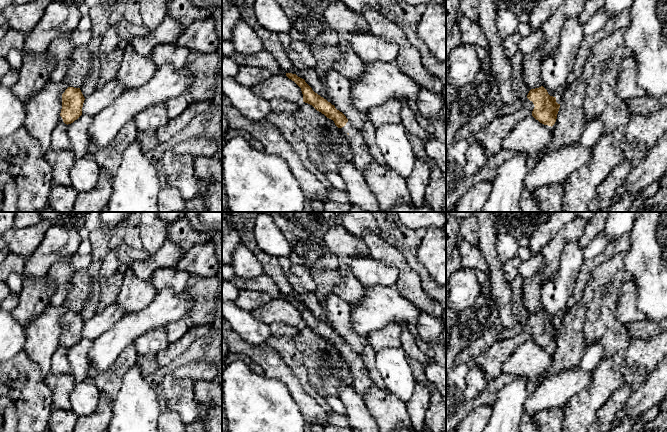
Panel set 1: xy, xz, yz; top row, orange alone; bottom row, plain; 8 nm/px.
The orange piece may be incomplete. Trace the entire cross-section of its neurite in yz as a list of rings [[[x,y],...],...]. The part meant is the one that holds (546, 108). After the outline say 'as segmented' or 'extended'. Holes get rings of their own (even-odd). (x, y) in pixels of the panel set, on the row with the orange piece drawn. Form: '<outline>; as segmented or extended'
[[[541,86],[529,91],[523,107],[531,111],[532,116],[540,123],[552,127],[556,122],[560,104],[556,102],[556,97],[550,96]]]; extended

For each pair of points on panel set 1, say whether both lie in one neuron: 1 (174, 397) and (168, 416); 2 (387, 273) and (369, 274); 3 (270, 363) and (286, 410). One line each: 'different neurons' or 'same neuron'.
1: different neurons
2: same neuron
3: different neurons

